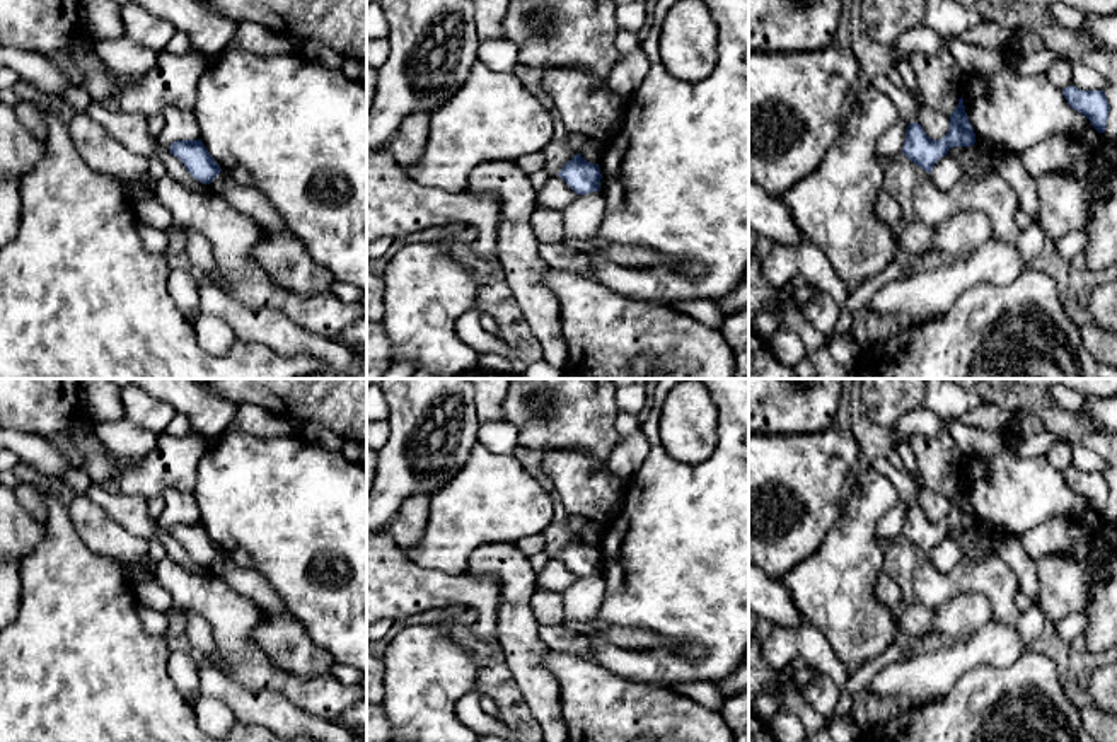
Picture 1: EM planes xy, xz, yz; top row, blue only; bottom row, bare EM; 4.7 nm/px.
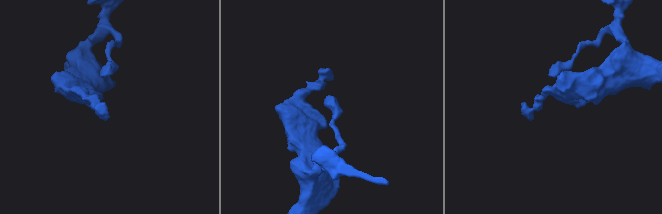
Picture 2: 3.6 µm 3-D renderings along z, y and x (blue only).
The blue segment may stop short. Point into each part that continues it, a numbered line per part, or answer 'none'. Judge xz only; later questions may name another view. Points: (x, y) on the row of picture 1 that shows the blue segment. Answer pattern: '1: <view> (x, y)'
none

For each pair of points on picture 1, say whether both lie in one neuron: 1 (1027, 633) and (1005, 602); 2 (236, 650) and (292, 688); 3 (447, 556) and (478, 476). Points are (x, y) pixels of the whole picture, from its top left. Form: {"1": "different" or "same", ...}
{"1": "different", "2": "same", "3": "same"}

